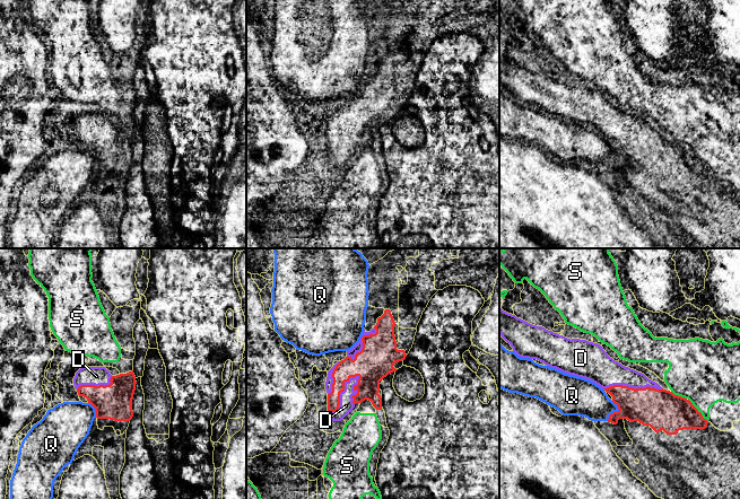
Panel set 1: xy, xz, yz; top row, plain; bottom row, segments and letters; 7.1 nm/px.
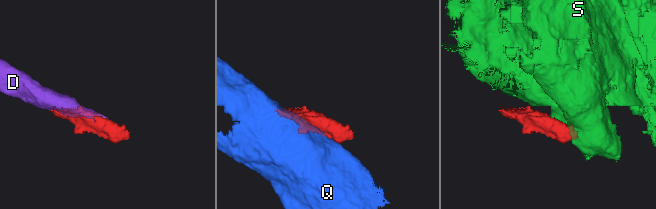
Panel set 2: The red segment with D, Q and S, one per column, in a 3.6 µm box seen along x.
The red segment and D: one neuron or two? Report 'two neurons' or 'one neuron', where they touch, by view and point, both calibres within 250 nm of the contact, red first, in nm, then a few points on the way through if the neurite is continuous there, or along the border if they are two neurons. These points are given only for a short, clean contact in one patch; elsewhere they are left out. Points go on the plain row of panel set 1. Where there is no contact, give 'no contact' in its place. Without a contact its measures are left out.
one neuron; contact xz (340, 139); calibres 170 and 100 nm

